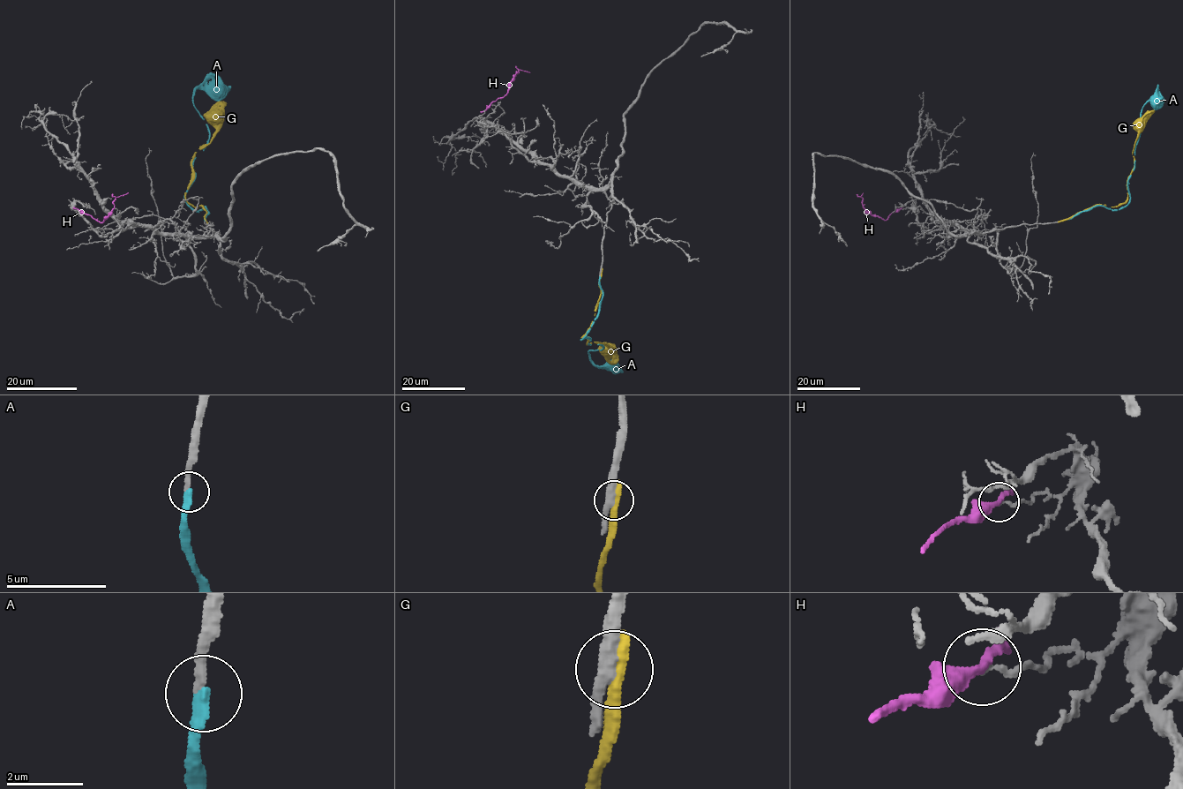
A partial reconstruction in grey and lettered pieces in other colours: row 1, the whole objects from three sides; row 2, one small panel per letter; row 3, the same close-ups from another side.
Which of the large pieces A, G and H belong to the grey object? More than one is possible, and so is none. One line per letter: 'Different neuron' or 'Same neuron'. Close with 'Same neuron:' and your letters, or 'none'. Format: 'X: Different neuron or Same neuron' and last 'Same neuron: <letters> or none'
A: Same neuron
G: Different neuron
H: Different neuron
Same neuron: A

